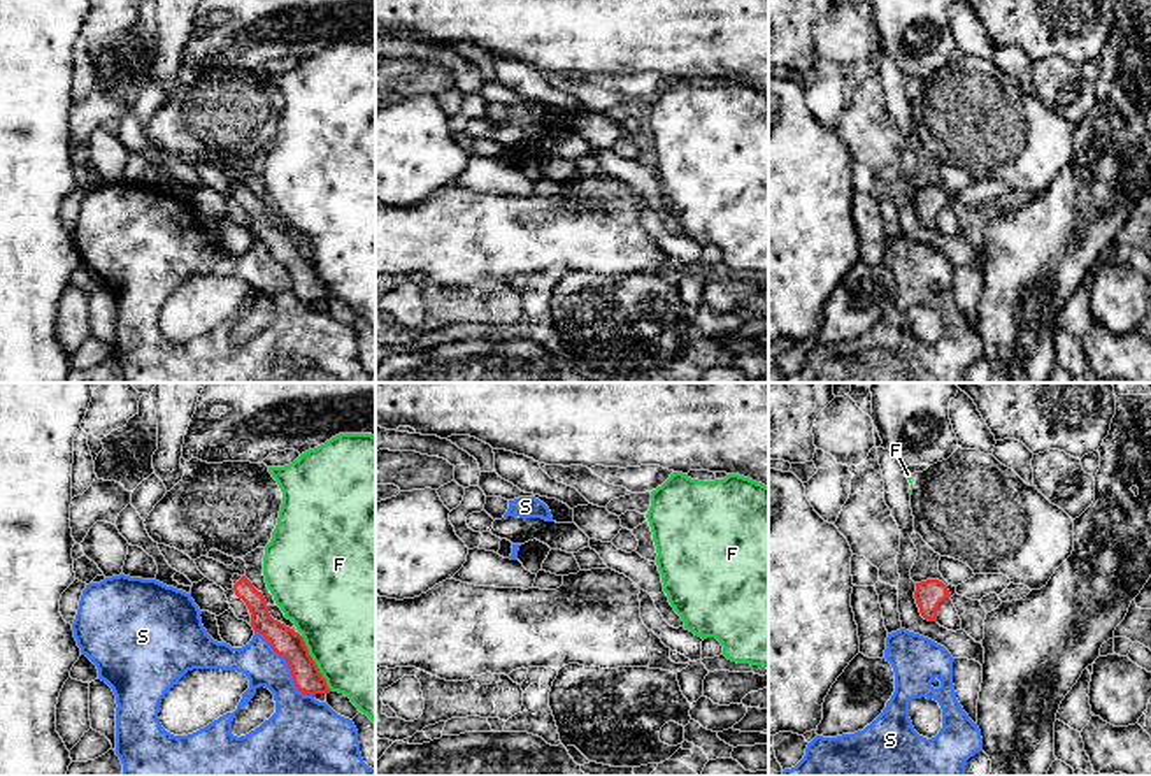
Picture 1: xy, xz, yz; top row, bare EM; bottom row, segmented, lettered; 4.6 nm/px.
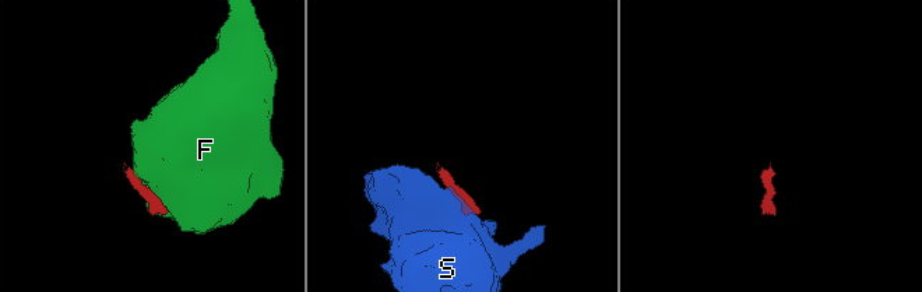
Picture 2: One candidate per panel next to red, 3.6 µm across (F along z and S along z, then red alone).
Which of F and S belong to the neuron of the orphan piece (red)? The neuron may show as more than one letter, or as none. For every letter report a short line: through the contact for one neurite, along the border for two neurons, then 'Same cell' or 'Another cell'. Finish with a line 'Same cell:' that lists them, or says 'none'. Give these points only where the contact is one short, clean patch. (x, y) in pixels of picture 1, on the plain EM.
F: Another cell
S: Line: xy (255, 237), (285, 267), (293, 292), (304, 301), (313, 302). Another cell
Same cell: none

